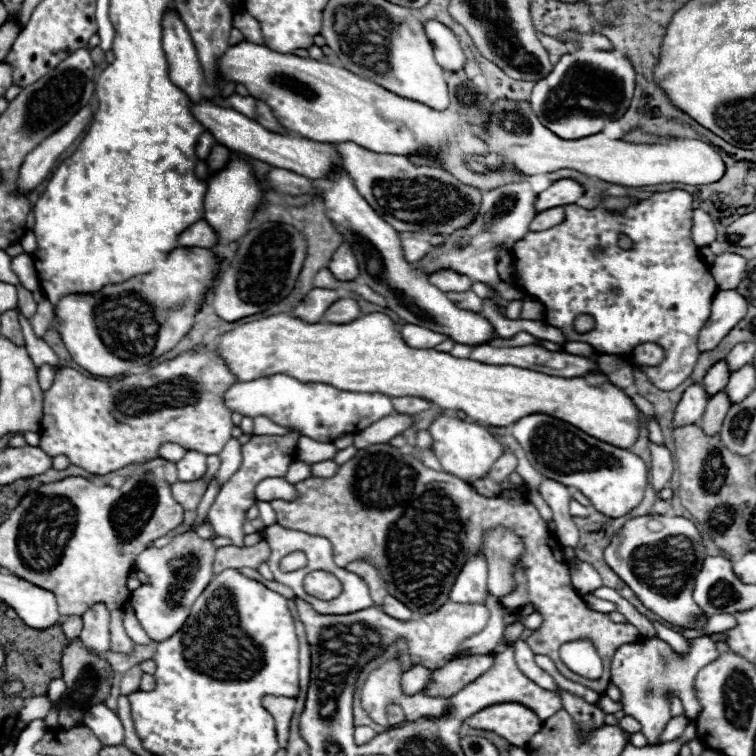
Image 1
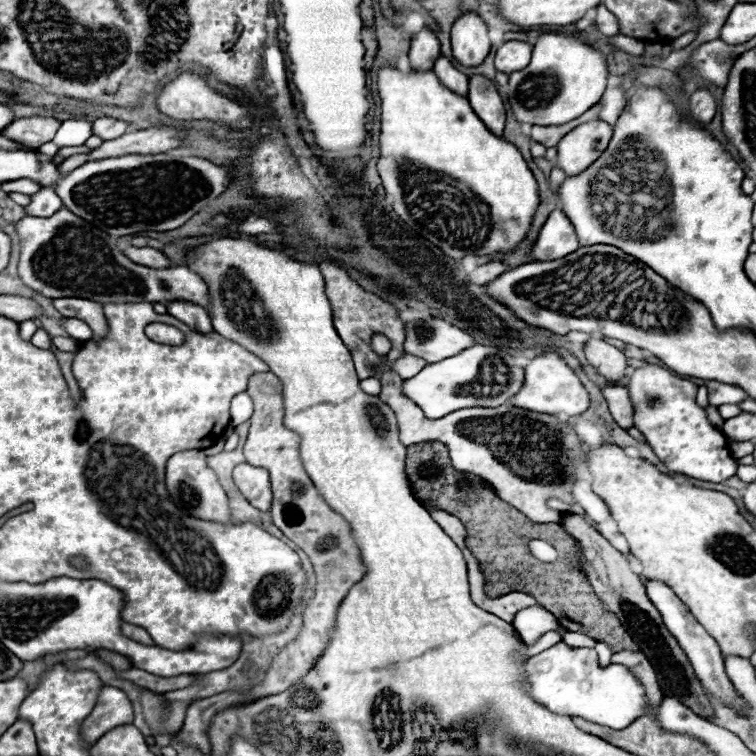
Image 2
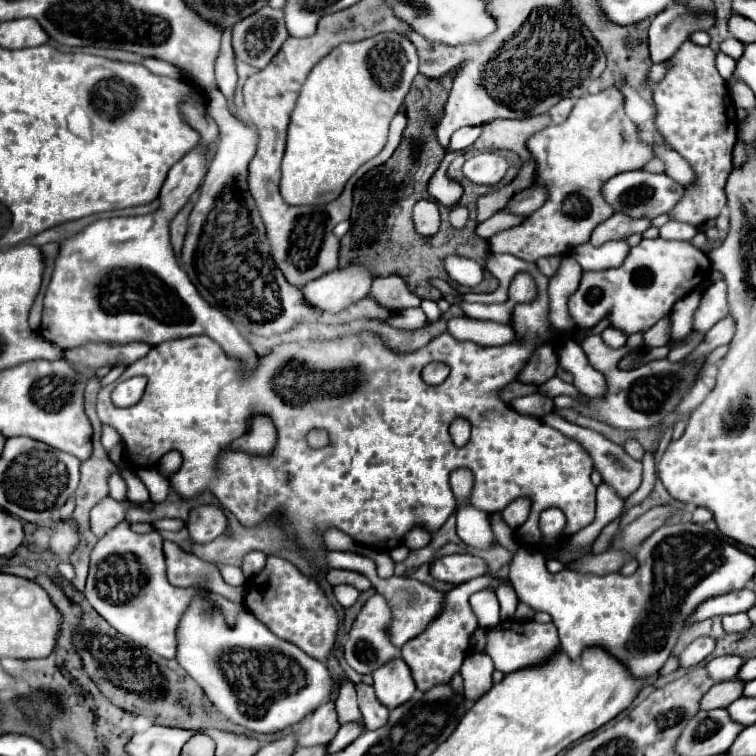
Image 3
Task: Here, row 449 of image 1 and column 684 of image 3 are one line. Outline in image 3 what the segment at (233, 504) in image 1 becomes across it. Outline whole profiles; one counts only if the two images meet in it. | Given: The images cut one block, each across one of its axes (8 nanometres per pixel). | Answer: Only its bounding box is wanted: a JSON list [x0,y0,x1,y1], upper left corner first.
[568,240,704,336]

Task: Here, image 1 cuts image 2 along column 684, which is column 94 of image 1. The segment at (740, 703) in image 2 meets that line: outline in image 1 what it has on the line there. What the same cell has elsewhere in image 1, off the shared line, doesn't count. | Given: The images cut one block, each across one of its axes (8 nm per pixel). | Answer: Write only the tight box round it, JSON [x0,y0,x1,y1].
[80,604,110,656]

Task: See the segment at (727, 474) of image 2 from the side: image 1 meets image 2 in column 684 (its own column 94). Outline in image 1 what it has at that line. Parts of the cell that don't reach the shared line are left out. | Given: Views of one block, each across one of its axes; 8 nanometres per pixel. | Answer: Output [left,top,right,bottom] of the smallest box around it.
[40,352,236,476]

